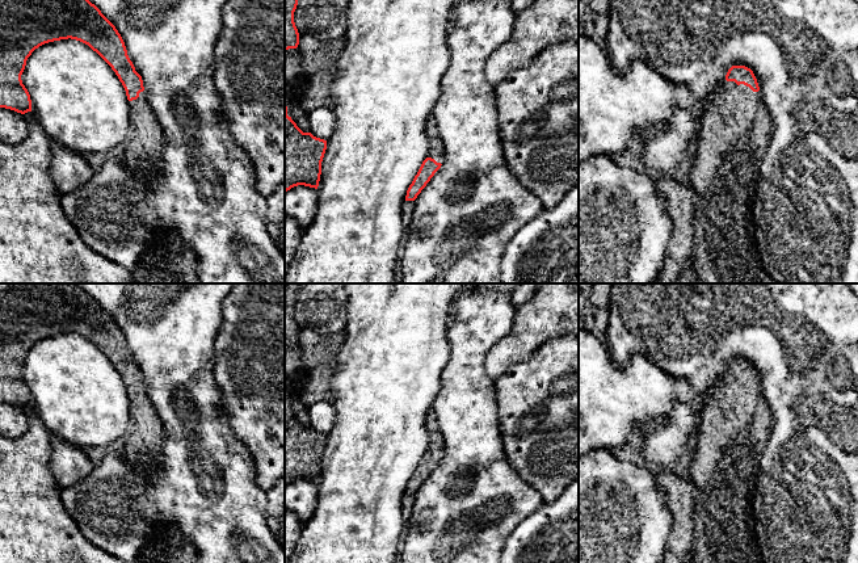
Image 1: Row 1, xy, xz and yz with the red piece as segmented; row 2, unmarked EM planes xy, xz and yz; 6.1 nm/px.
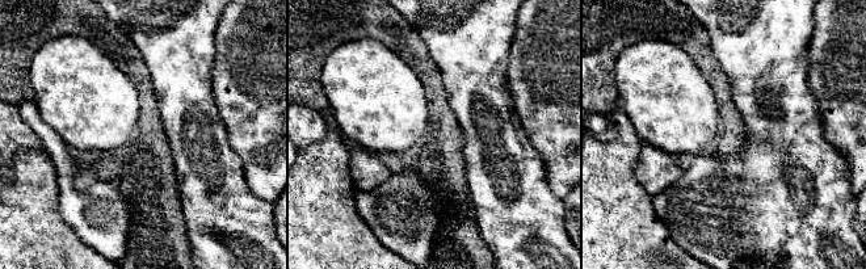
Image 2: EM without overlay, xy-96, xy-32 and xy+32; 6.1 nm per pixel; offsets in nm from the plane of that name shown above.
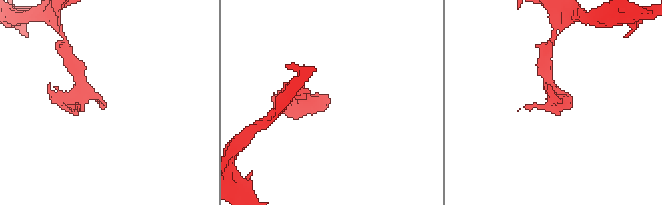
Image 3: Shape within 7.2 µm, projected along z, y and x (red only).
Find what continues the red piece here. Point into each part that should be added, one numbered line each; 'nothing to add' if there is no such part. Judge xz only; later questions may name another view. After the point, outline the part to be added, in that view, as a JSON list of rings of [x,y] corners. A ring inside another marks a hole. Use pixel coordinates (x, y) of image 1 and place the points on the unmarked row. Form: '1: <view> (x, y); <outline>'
1: xz (437, 445); [[[432,411],[426,416],[426,428],[429,433],[429,441],[430,441],[428,451],[432,451],[437,457],[442,458],[445,454],[445,442],[437,424],[437,417]]]

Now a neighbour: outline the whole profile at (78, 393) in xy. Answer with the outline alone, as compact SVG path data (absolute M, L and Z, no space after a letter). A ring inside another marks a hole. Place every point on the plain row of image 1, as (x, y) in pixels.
M60 333L35 343L21 369L31 394L31 406L52 437L84 448L108 448L130 429L130 399L112 361L88 339Z

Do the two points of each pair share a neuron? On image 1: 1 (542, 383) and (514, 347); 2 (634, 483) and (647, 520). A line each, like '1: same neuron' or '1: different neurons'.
1: different neurons
2: same neuron

